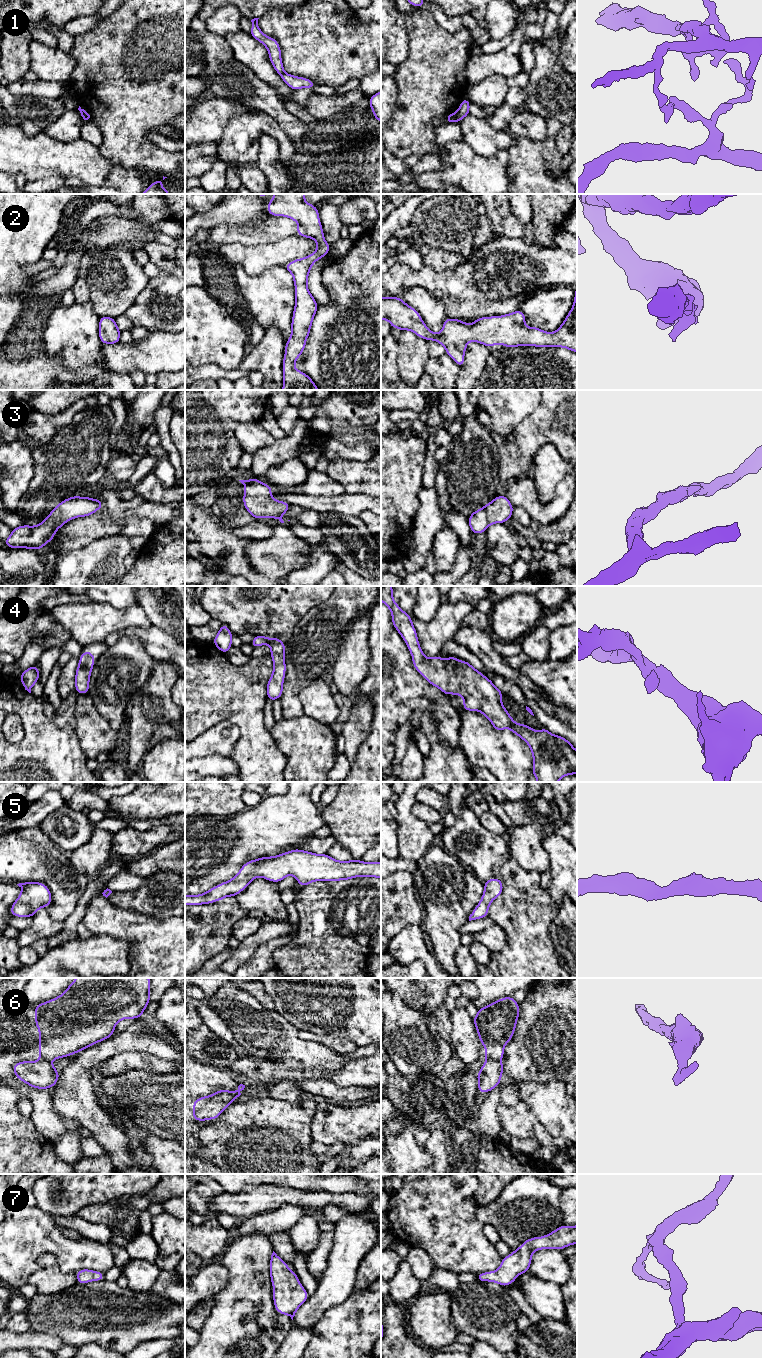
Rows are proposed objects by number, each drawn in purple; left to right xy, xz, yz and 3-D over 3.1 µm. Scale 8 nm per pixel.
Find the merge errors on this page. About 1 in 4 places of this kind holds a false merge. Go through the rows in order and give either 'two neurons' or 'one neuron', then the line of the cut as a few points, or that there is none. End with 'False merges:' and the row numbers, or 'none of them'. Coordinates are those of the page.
1: two neurons | yz (457, 112), (456, 121)
2: one neuron | no cut
3: one neuron | no cut
4: one neuron | no cut
5: one neuron | no cut
6: two neurons | xy (47, 1060), (42, 1061)
7: one neuron | no cut
False merges: 1, 6

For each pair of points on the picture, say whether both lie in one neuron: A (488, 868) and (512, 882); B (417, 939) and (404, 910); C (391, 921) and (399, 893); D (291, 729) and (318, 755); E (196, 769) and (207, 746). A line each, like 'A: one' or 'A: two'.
A: two
B: two
C: one
D: one
E: two

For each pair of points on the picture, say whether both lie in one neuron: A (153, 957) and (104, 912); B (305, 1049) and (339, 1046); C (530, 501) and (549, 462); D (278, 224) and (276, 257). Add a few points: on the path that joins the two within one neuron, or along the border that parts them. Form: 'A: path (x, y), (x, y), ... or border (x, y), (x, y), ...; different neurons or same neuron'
A: path (145, 944), (125, 924), (117, 922); same neuron
B: border (305, 1039), (317, 1041), (341, 1054); different neurons
C: border (530, 473), (538, 498), (545, 505); different neurons
D: border (295, 233), (272, 243), (254, 246); different neurons

